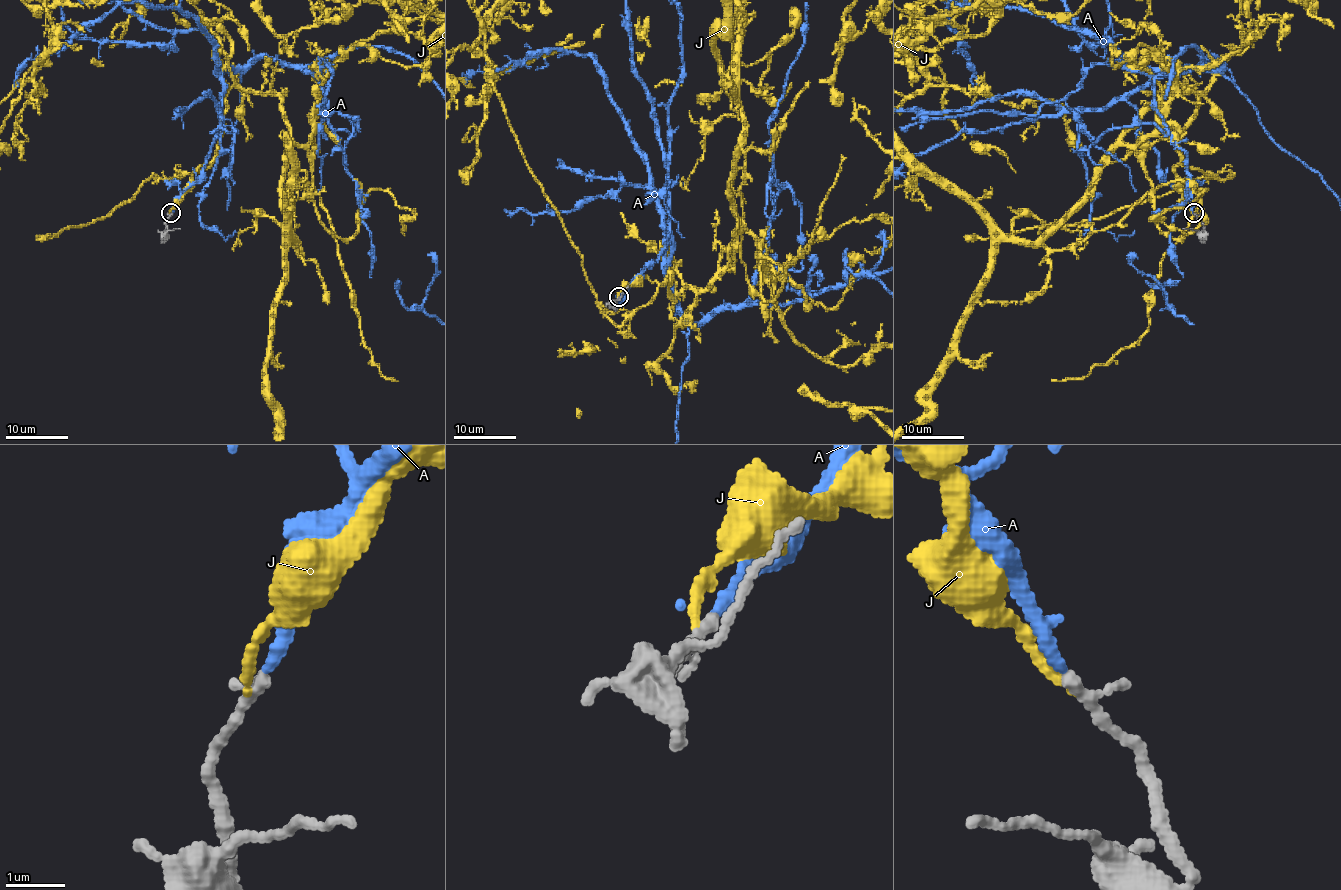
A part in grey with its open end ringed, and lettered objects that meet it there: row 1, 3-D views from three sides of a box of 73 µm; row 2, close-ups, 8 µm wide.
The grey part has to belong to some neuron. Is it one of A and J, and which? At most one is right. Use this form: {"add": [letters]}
{"add": ["A"]}

